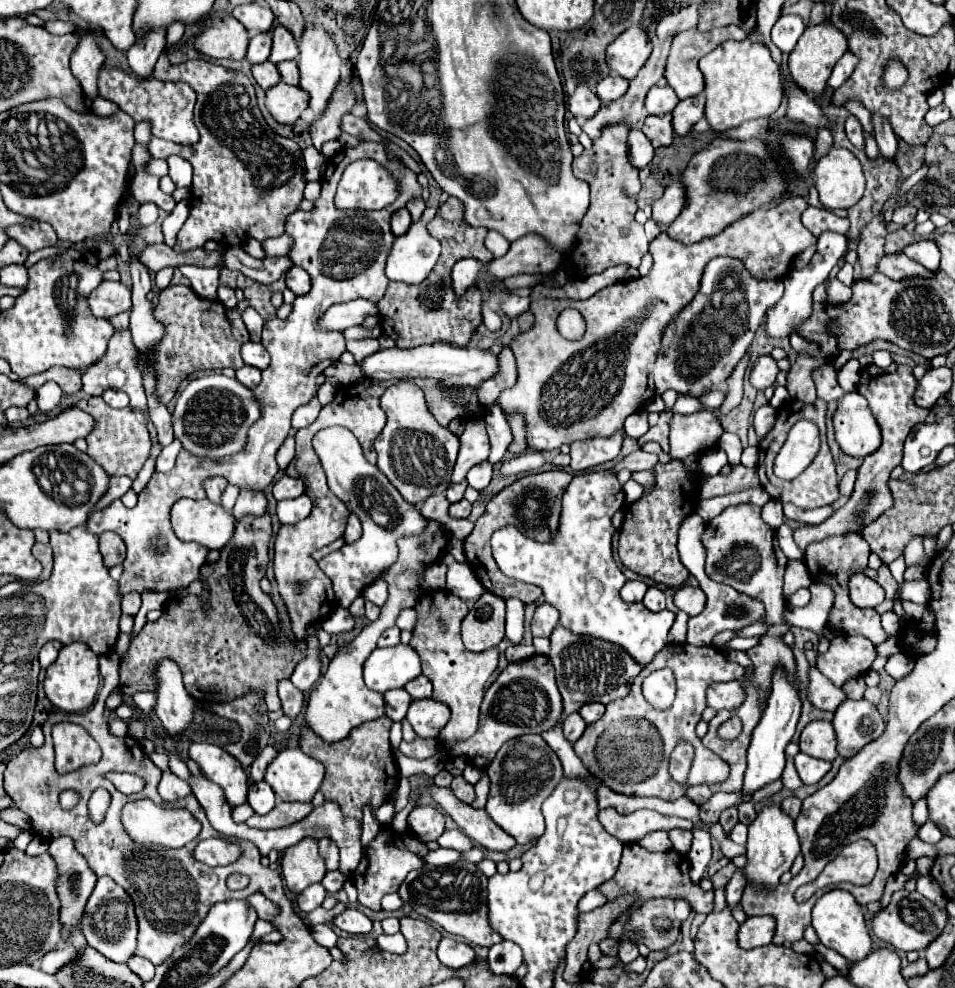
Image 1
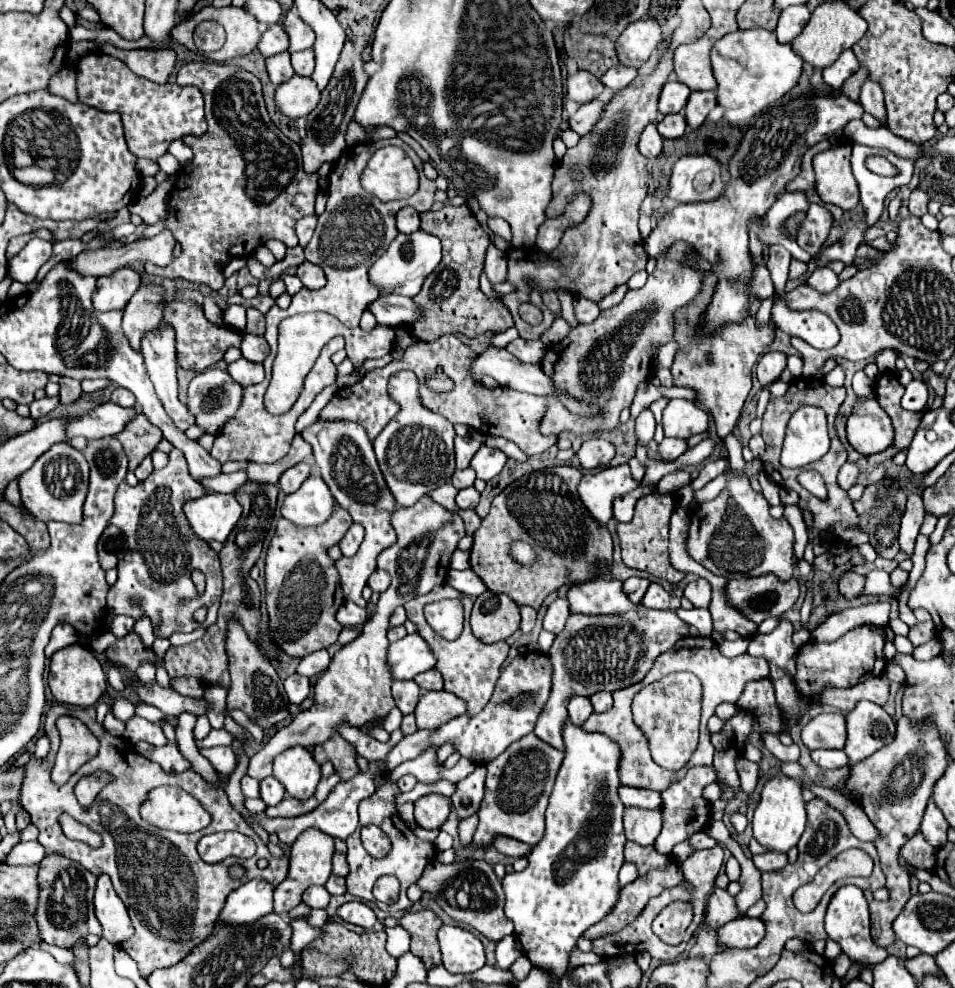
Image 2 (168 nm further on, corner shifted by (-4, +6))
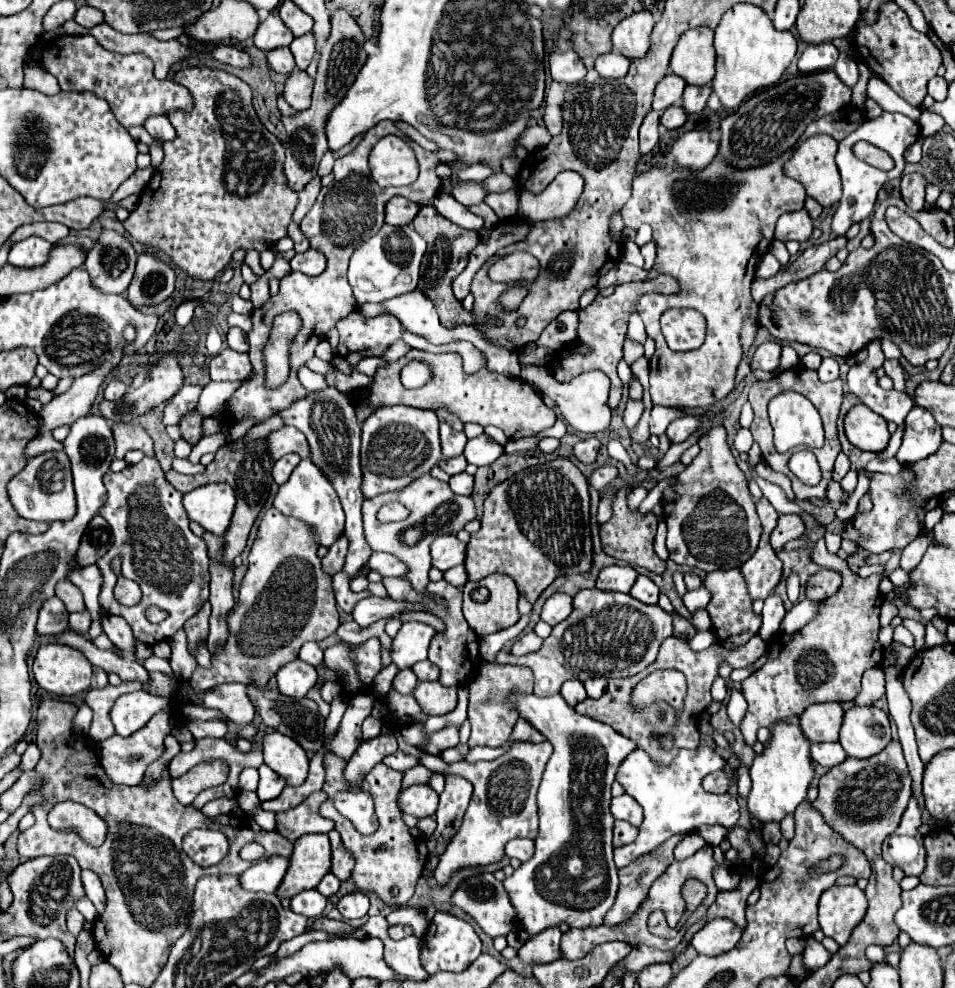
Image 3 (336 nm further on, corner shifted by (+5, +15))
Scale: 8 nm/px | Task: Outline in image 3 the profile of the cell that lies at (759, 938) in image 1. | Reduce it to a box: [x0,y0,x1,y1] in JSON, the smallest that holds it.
[691,918,743,956]

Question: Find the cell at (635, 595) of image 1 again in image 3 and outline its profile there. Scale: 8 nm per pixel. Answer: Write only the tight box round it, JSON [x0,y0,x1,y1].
[597,566,637,594]

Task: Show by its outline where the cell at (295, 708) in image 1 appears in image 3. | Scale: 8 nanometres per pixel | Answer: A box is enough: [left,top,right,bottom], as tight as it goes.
[277,660,317,698]

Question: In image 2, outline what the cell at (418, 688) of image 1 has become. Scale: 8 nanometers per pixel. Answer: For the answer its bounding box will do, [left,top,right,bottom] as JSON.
[414,669,444,691]

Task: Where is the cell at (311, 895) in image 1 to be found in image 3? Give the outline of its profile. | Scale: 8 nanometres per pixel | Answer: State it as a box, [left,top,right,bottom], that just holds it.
[291,890,327,918]

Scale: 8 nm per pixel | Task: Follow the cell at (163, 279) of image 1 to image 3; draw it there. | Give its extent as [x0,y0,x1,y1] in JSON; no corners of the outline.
[123,66,297,280]

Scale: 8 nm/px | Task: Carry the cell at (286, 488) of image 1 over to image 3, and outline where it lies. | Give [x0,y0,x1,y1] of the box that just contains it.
[273,454,301,484]

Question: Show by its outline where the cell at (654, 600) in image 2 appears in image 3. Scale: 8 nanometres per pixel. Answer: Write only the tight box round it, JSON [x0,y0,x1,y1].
[629,576,659,604]

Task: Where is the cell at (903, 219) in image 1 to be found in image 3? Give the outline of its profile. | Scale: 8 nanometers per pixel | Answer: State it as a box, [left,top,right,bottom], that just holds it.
[901,174,925,210]

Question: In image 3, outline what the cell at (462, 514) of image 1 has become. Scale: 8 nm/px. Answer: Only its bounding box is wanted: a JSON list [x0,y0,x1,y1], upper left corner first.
[449,472,473,496]

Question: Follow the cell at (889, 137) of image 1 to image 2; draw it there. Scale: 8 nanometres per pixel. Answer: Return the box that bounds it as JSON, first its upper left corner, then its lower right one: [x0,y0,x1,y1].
[860,79,886,121]

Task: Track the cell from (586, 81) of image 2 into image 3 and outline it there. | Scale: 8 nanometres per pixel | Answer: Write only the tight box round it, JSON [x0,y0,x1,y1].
[549,50,587,84]

